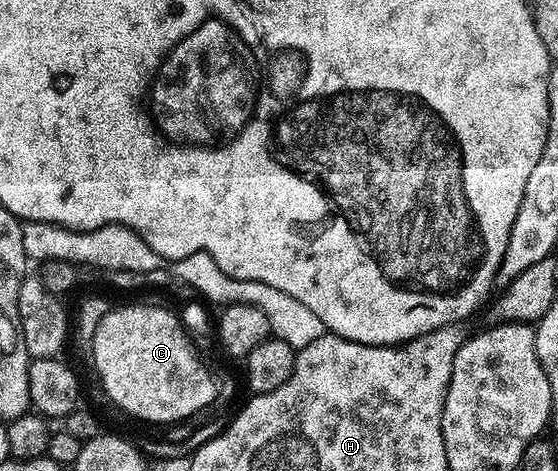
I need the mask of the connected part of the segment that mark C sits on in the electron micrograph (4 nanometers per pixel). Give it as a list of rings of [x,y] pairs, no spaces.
[[[119,306],[111,308],[96,326],[92,338],[91,358],[95,370],[103,381],[103,390],[124,410],[135,418],[144,418],[147,424],[182,423],[190,414],[203,410],[215,401],[217,382],[211,379],[205,363],[195,351],[192,335],[184,329],[180,315],[163,306]]]

